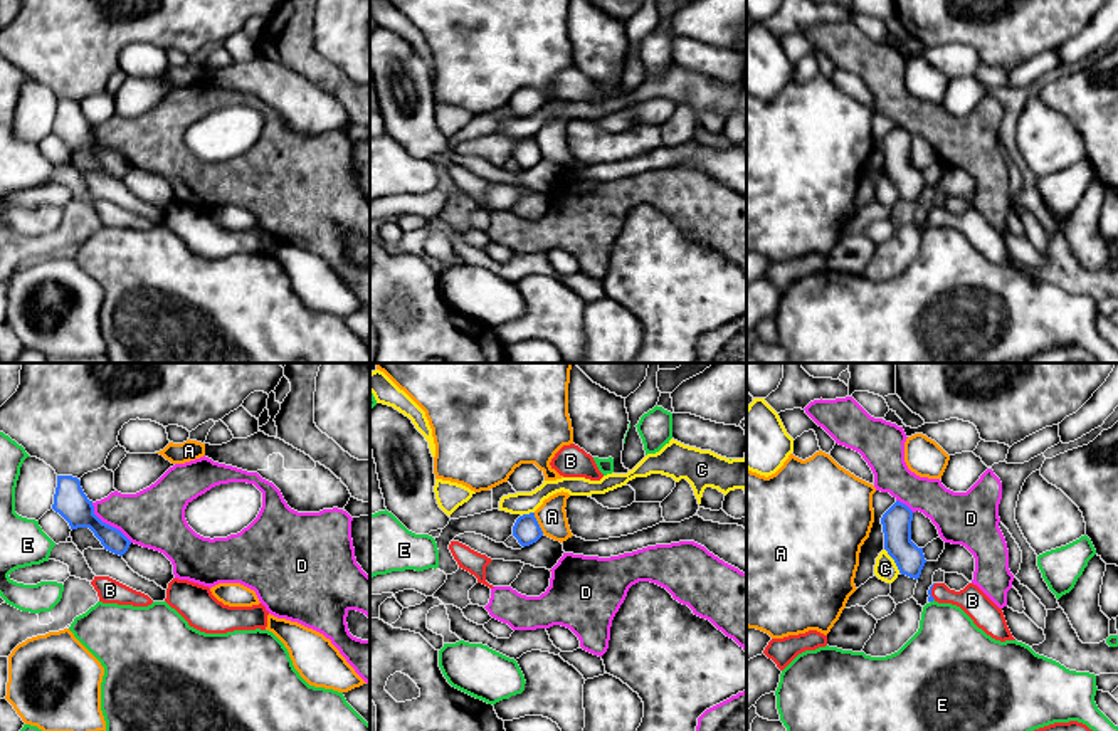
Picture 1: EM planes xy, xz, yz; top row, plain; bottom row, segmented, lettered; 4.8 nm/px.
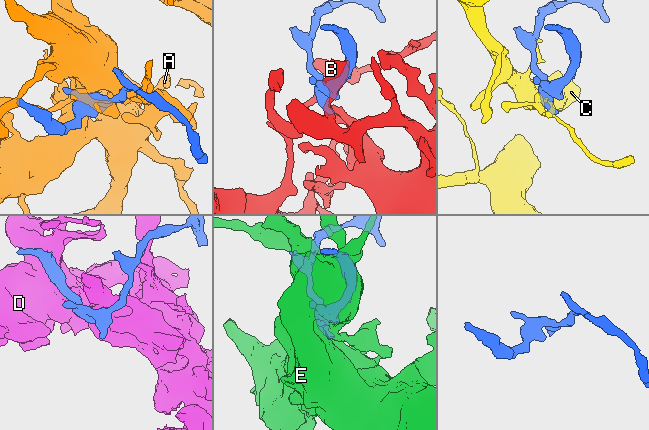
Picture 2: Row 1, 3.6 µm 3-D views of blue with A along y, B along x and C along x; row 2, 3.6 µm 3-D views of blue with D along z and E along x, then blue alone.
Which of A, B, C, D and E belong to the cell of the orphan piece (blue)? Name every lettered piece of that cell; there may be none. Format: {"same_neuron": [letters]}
{"same_neuron": ["B"]}

